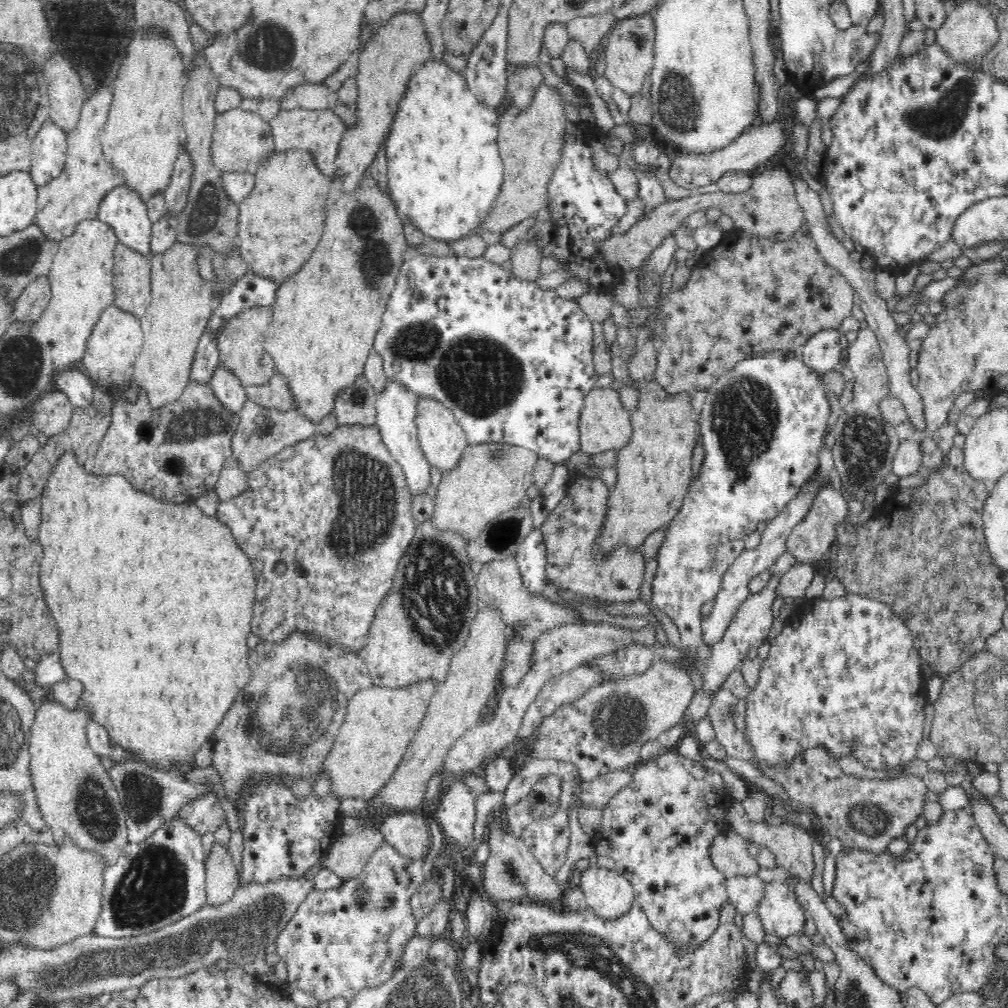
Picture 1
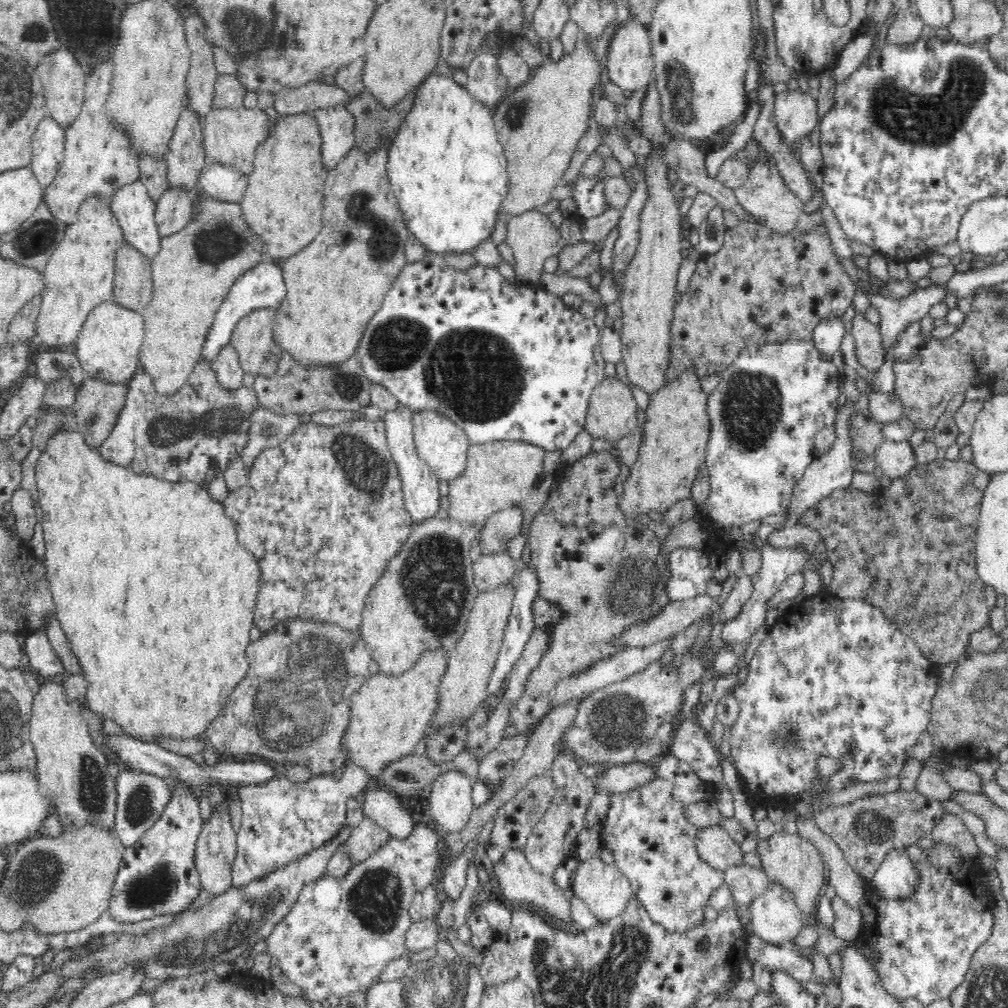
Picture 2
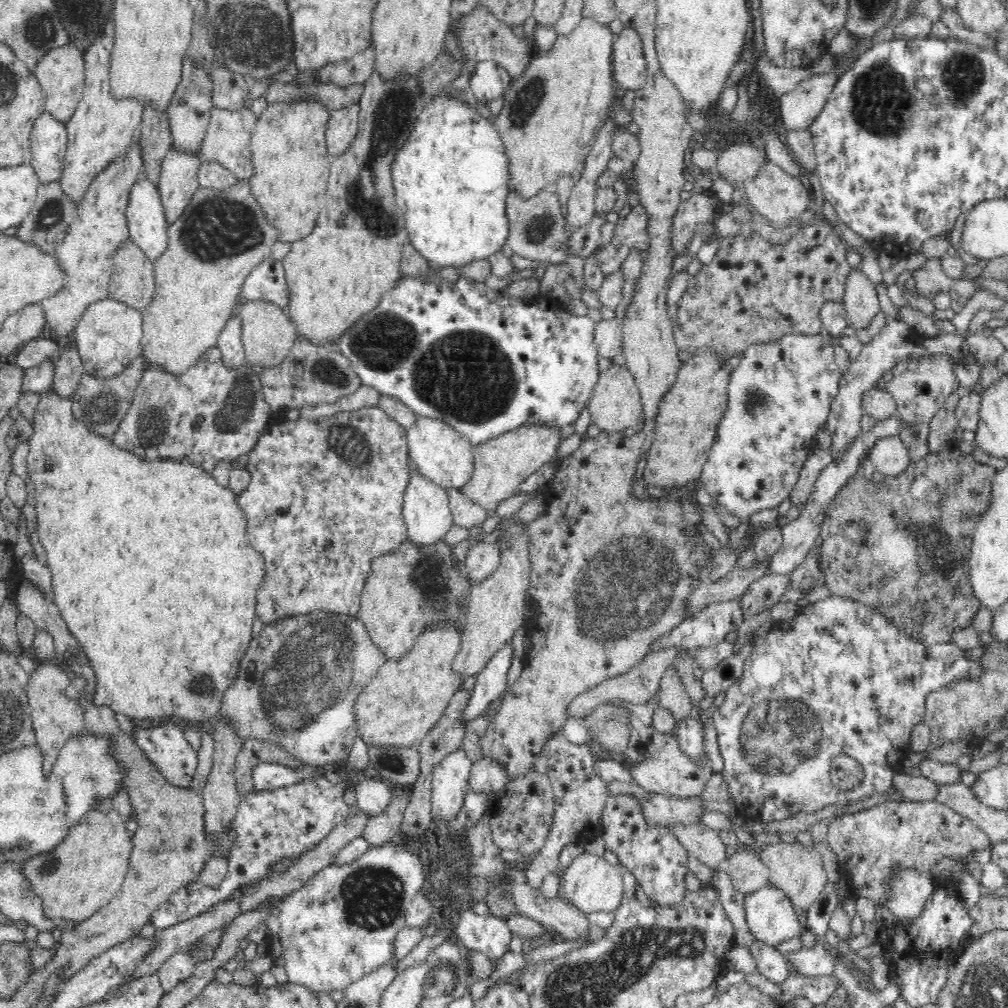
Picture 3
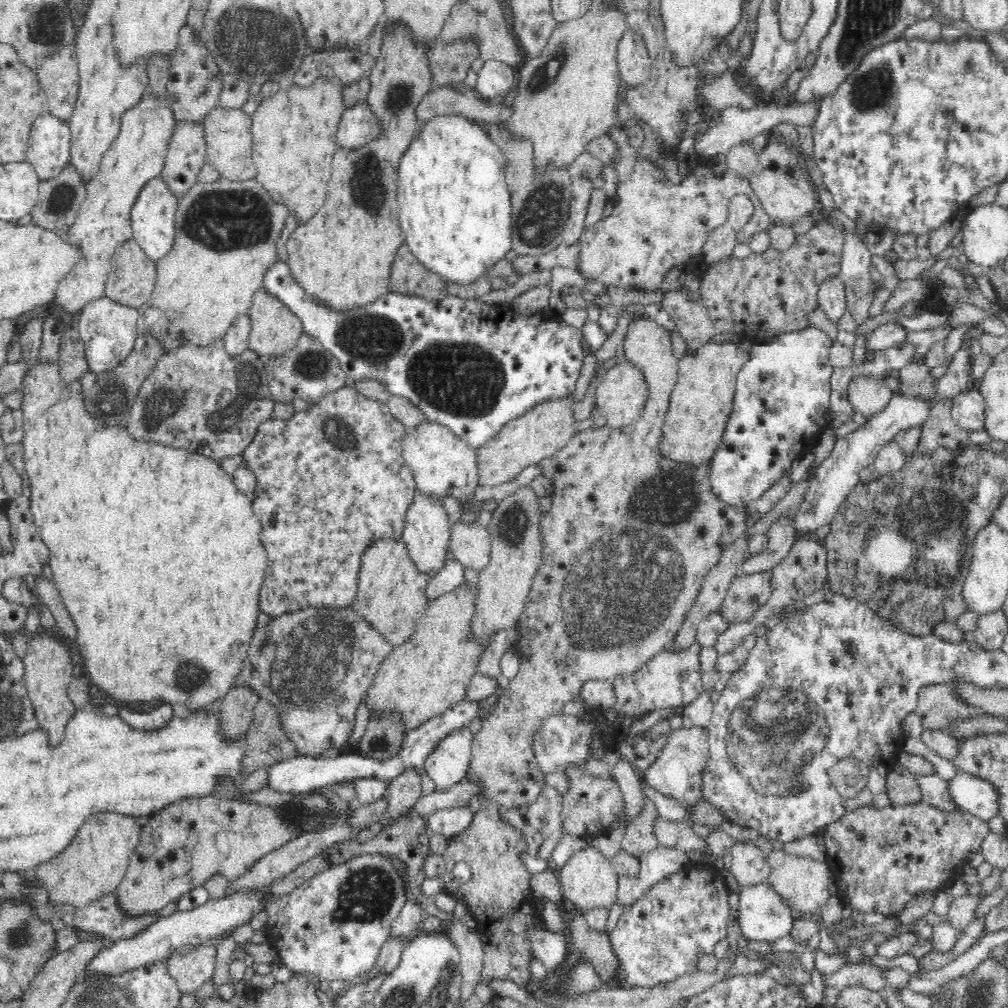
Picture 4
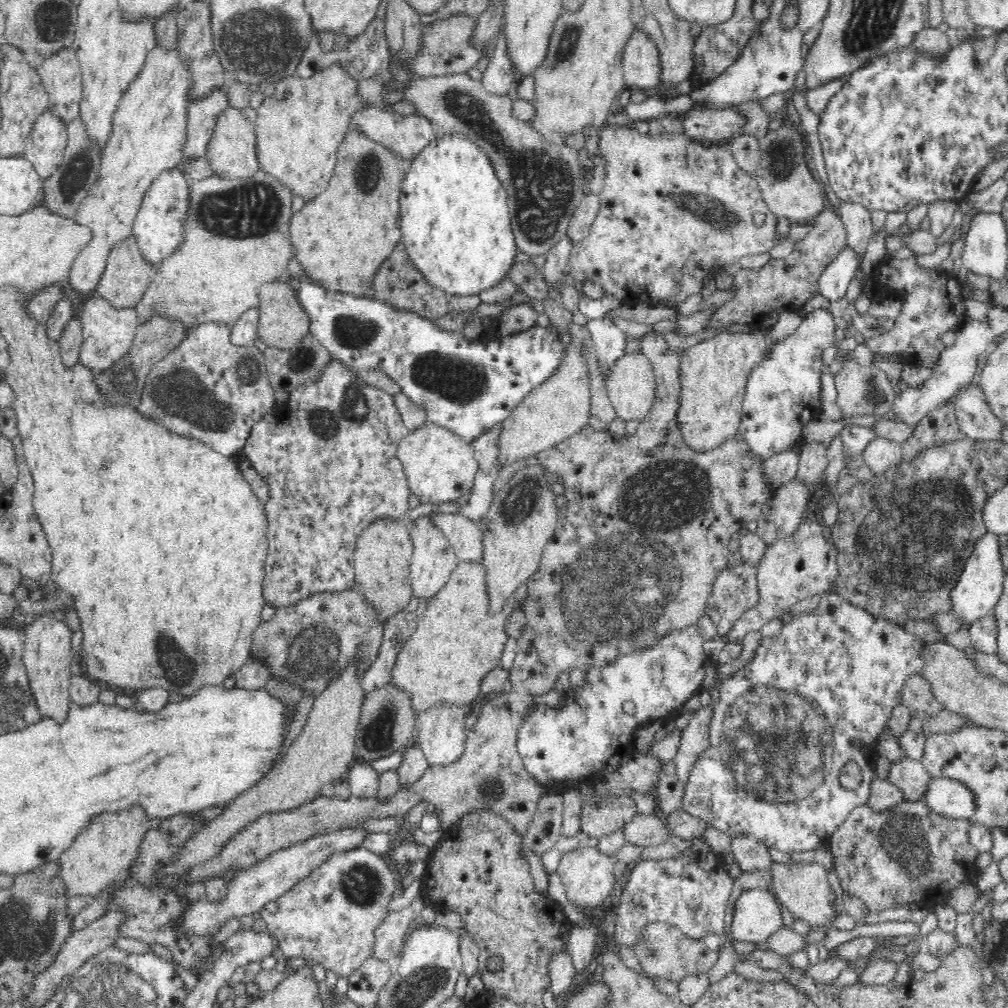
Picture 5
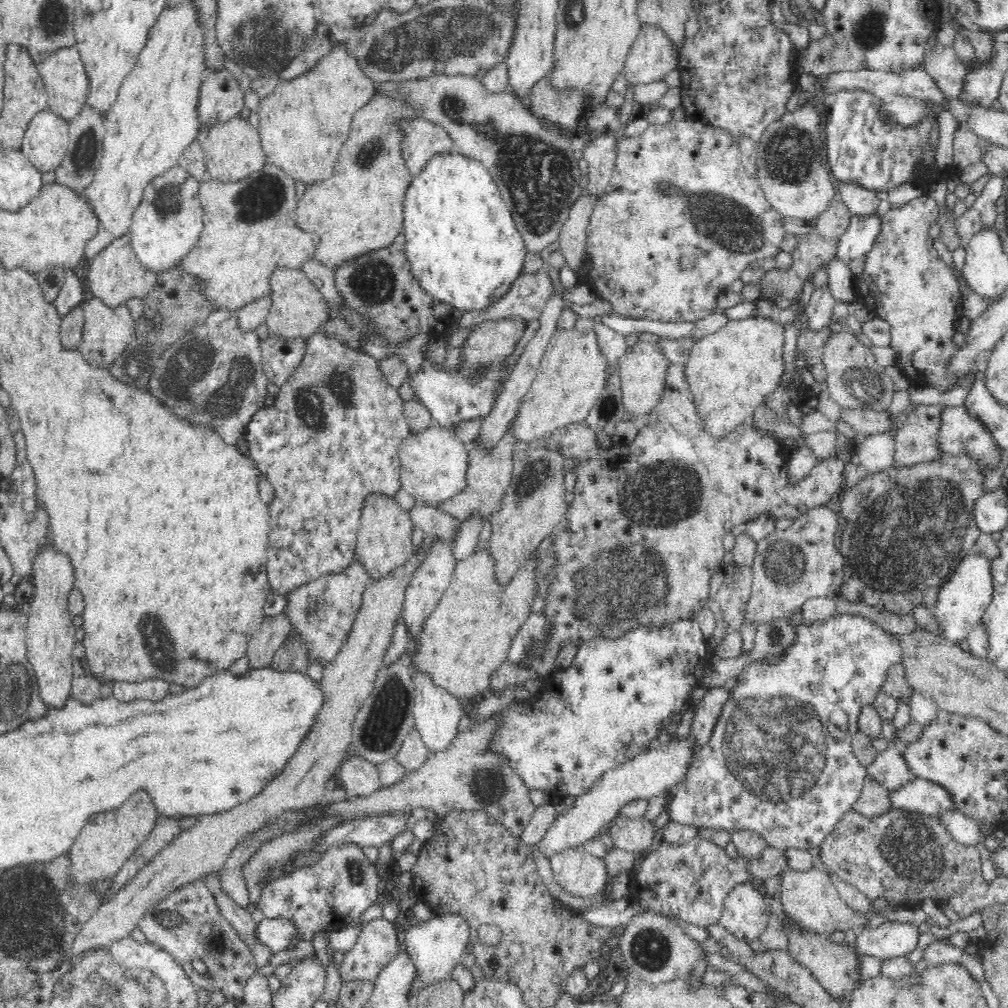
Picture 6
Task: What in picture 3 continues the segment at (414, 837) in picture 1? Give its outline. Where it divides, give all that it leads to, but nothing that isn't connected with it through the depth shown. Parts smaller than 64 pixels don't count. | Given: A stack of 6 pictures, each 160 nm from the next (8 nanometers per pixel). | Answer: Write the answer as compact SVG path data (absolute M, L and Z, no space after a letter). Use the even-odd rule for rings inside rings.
M379 778L351 782L358 783L353 787L356 791L356 804L368 819L378 816L378 814L382 814L382 810L386 810L388 804L390 804L392 786Z

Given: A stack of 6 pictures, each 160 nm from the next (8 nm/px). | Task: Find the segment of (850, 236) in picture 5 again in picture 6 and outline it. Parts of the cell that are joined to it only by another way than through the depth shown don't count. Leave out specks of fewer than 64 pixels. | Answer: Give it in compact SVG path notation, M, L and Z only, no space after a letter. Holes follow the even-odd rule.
M842 179L837 183L840 200L850 207L851 214L865 215L876 211L880 204L878 191L868 189L856 179Z

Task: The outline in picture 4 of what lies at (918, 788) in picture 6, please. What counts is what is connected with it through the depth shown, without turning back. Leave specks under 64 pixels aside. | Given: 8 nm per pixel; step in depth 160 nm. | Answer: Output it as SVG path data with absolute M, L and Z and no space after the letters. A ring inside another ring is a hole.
M957 771L954 778L946 780L949 800L955 806L956 810L963 813L970 813L982 820L988 821L997 815L997 794L991 784L980 780L979 778L970 776L969 774Z

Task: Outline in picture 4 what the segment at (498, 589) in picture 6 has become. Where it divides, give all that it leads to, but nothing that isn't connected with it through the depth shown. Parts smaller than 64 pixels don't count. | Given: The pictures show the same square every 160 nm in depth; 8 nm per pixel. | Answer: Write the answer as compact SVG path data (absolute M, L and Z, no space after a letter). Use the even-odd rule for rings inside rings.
M464 581L451 592L428 600L421 613L422 618L417 620L415 630L400 646L395 646L382 662L372 686L367 690L368 707L370 712L400 711L404 715L406 730L414 729L419 724L440 716L446 710L452 710L459 702L467 700L468 684L474 680L480 666L480 656L484 654L491 642L491 634L476 634L472 629L472 616L476 612L476 598L478 587Z

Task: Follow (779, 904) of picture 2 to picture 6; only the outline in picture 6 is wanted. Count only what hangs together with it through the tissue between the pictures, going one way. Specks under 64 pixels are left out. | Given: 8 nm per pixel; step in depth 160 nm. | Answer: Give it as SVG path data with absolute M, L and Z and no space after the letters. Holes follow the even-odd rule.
M742 883L726 894L719 927L728 936L757 946L757 938L766 930L771 912L764 903L757 883Z

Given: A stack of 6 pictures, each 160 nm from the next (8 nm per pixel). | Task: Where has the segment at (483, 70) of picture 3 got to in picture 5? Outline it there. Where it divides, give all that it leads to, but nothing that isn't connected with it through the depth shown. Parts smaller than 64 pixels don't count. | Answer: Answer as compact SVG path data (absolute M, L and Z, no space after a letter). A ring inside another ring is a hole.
M504 30L498 34L492 60L482 74L483 88L492 94L506 95L516 87L519 77L507 55Z

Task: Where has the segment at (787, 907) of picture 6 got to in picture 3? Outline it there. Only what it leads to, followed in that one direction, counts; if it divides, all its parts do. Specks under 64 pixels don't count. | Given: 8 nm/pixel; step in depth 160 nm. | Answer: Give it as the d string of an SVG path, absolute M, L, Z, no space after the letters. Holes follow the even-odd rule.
M788 838L774 846L763 847L762 851L759 851L759 858L768 866L769 884L783 891L798 911L807 911L826 887L827 874L820 854L812 849L798 847Z

